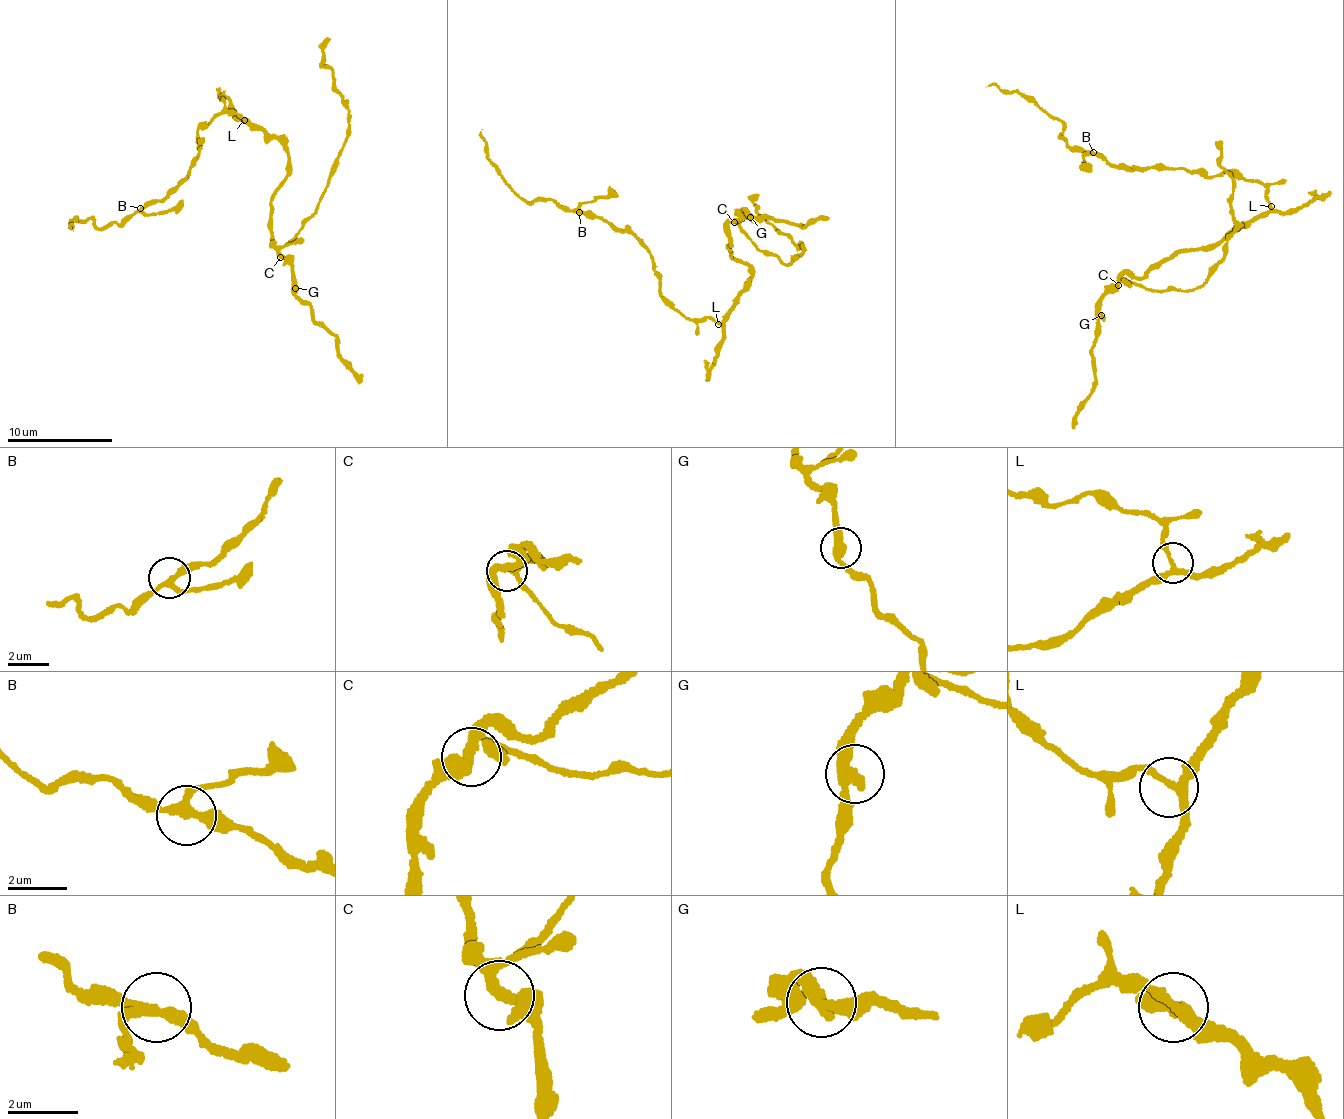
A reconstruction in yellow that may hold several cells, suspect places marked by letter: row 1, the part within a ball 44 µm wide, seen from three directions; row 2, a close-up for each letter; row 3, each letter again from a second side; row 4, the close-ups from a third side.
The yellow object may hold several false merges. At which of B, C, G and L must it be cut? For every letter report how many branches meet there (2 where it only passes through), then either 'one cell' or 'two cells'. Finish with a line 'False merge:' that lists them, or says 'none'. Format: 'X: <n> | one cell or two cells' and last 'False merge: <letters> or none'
B: 3 | one cell
C: 3 | one cell
G: 2 | one cell
L: 3 | one cell
False merge: none

